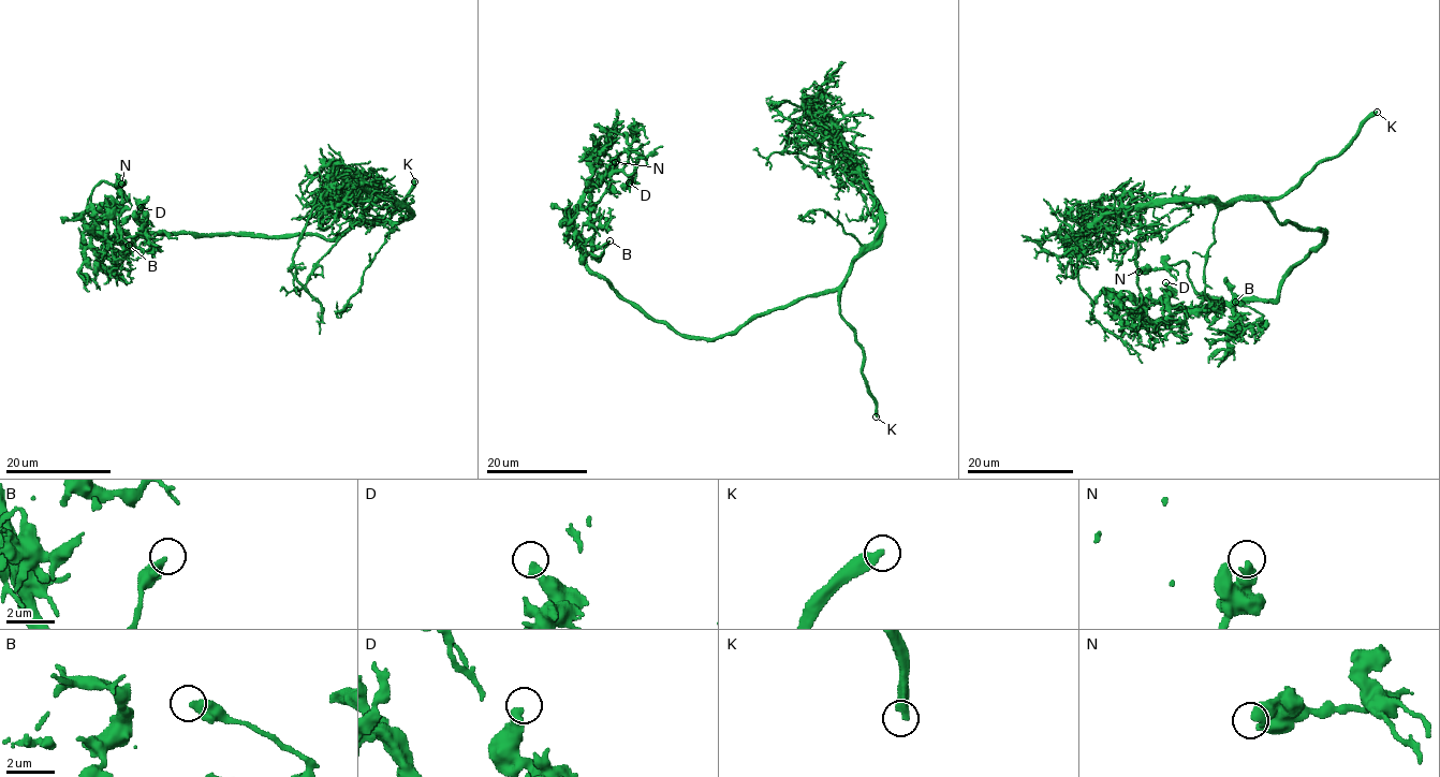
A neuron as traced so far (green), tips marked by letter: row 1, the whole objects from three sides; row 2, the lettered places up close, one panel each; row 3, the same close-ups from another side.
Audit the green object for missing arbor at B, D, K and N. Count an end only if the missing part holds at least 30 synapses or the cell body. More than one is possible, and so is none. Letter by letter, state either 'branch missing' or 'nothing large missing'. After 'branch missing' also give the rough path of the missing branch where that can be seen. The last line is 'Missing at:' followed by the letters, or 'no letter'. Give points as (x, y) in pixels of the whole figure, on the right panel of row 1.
B: nothing large missing
D: nothing large missing
K: branch missing
N: nothing large missing
Missing at: K

